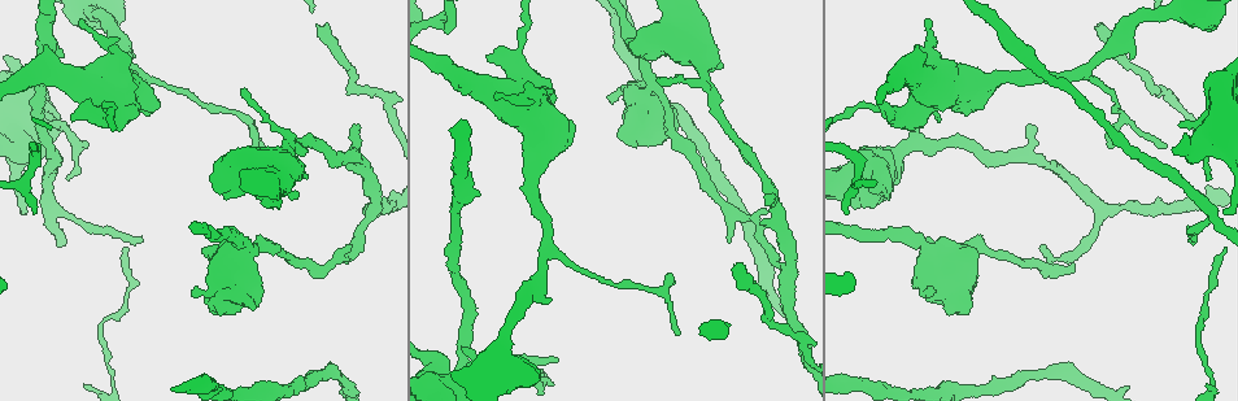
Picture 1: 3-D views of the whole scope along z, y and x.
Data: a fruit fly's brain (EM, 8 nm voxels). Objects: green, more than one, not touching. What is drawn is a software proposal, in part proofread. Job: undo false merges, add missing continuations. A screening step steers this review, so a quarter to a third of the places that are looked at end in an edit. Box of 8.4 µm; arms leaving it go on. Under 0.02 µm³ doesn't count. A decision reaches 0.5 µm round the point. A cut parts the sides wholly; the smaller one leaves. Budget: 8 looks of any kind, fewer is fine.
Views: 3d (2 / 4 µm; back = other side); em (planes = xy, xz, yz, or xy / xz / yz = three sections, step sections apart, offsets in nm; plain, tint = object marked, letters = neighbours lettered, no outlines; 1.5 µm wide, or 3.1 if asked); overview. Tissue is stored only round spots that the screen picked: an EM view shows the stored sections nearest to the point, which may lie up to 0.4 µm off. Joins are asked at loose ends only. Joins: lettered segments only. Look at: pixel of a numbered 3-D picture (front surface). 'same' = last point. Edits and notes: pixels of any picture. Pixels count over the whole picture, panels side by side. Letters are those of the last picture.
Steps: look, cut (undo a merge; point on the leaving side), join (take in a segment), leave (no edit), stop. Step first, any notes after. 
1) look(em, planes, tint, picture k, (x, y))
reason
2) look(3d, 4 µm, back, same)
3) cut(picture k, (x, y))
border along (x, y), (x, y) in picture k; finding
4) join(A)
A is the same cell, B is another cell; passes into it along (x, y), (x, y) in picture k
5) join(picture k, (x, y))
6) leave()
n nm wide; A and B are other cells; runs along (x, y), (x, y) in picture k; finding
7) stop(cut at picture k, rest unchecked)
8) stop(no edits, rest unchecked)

look(3d, 4 µm, picture 1, (556, 357))
thin end

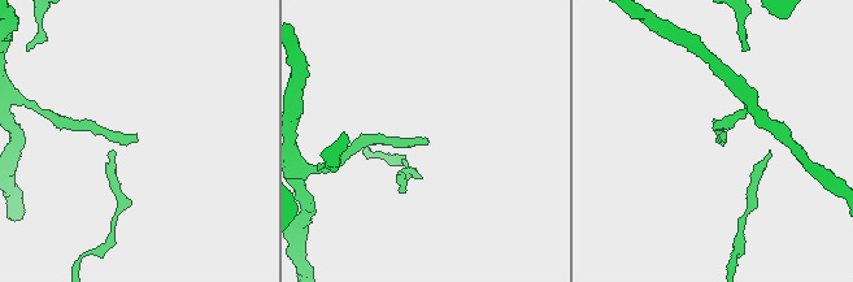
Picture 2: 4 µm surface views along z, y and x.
look(em, planes, tint, picture 2, (717, 142))
need the tissue

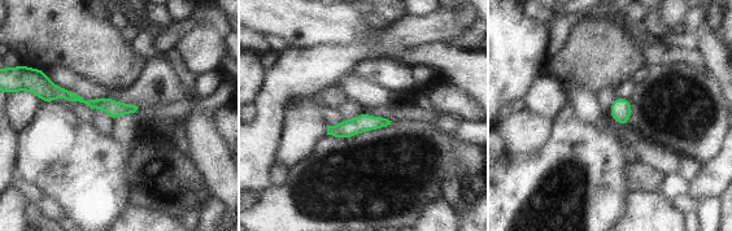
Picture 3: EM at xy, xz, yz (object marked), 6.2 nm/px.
look(em, planes, letters, same)

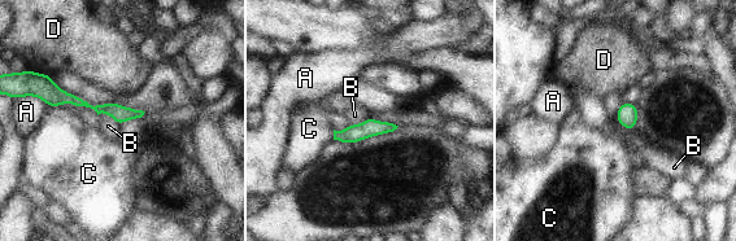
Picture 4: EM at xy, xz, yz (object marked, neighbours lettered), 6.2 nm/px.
leave()
100 nm wide; A, B, C and D are other cells; border along (98, 114), (107, 113), (118, 123) in picture 4; no lettered segment goes on from it

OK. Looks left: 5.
look(3d, 2 µm, picture 1, (673, 277))
tapers out

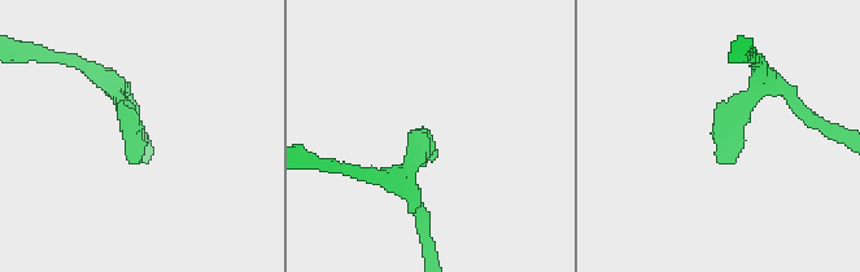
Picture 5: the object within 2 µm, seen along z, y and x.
look(em, planes, letters, picture 5, (720, 163))
need the tissue

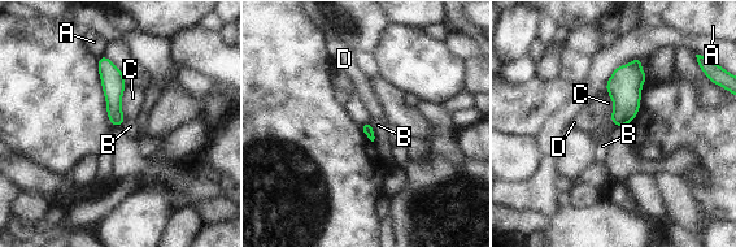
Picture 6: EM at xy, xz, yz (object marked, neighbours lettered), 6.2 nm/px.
leave()
A, B, C and D are other cells; none of them fits

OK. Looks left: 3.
look(3d, 2 µm, picture 1, (81, 21))
branch stops here

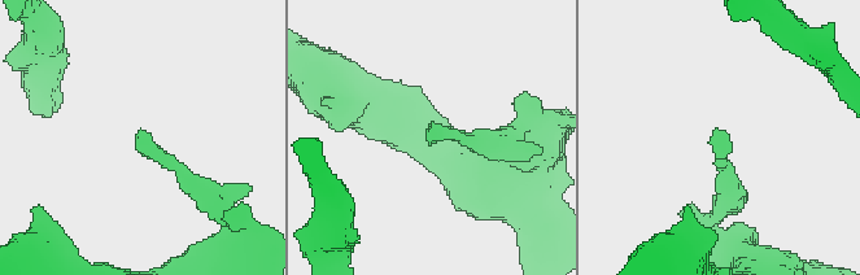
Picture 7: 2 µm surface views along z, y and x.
look(em, yz, step 4, letters, picture 7, (427, 138))

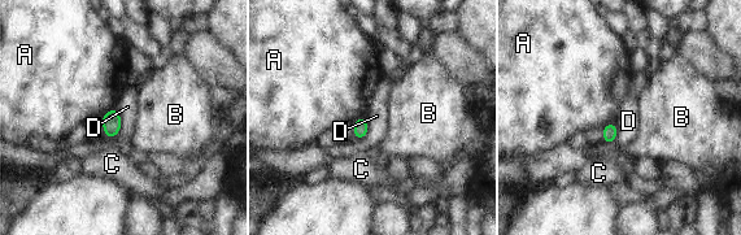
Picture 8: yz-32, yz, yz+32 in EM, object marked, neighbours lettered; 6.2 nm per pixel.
leave()
A, B, C and D are other cells; no lettered segment goes on from it

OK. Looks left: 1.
stop(no edits, rest unchecked)

